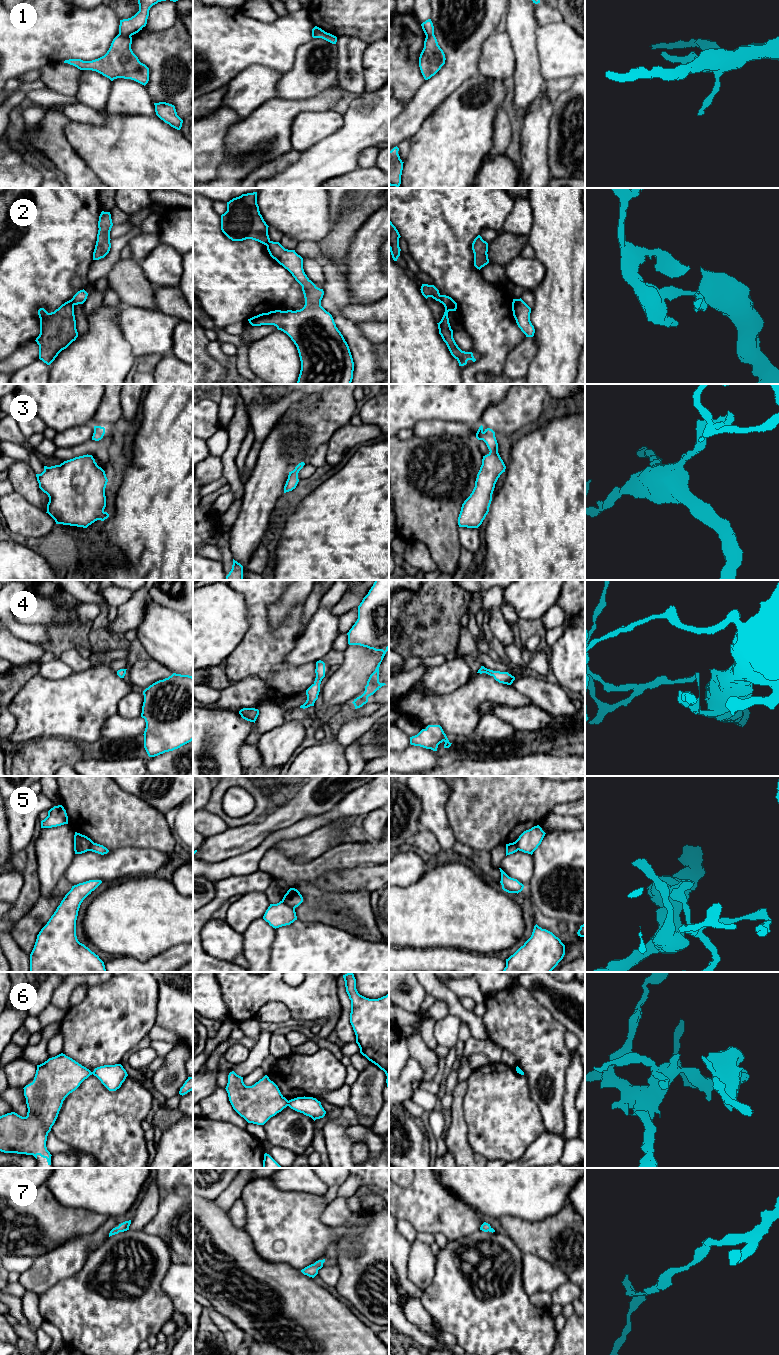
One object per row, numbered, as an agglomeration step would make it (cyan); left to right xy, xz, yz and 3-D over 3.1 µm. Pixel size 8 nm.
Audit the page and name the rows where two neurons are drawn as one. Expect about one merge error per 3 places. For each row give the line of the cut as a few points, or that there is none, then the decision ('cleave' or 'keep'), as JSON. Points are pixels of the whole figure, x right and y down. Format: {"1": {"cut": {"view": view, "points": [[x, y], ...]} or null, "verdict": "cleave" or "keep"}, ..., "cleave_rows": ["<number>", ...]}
{"1": {"cut": {"view": "xy", "points": [[119, 32], [130, 36]]}, "verdict": "cleave"}, "2": {"cut": {"view": "yz", "points": [[440, 295], [441, 302]]}, "verdict": "cleave"}, "3": {"cut": null, "verdict": "keep"}, "4": {"cut": null, "verdict": "keep"}, "5": {"cut": {"view": "xz", "points": [[282, 900], [294, 909]]}, "verdict": "cleave"}, "6": {"cut": {"view": "xz", "points": [[287, 1101], [288, 1105]]}, "verdict": "cleave"}, "7": {"cut": null, "verdict": "keep"}, "cleave_rows": ["1", "2", "5", "6"]}

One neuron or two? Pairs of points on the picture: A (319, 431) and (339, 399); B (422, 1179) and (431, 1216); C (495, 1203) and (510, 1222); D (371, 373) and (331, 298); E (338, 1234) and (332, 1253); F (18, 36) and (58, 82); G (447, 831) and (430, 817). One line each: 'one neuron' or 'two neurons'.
A: one neuron
B: one neuron
C: two neurons
D: one neuron
E: one neuron
F: two neurons
G: one neuron

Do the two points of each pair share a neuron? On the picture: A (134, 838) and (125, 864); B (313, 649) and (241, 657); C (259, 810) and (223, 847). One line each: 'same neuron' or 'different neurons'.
A: different neurons
B: different neurons
C: different neurons

